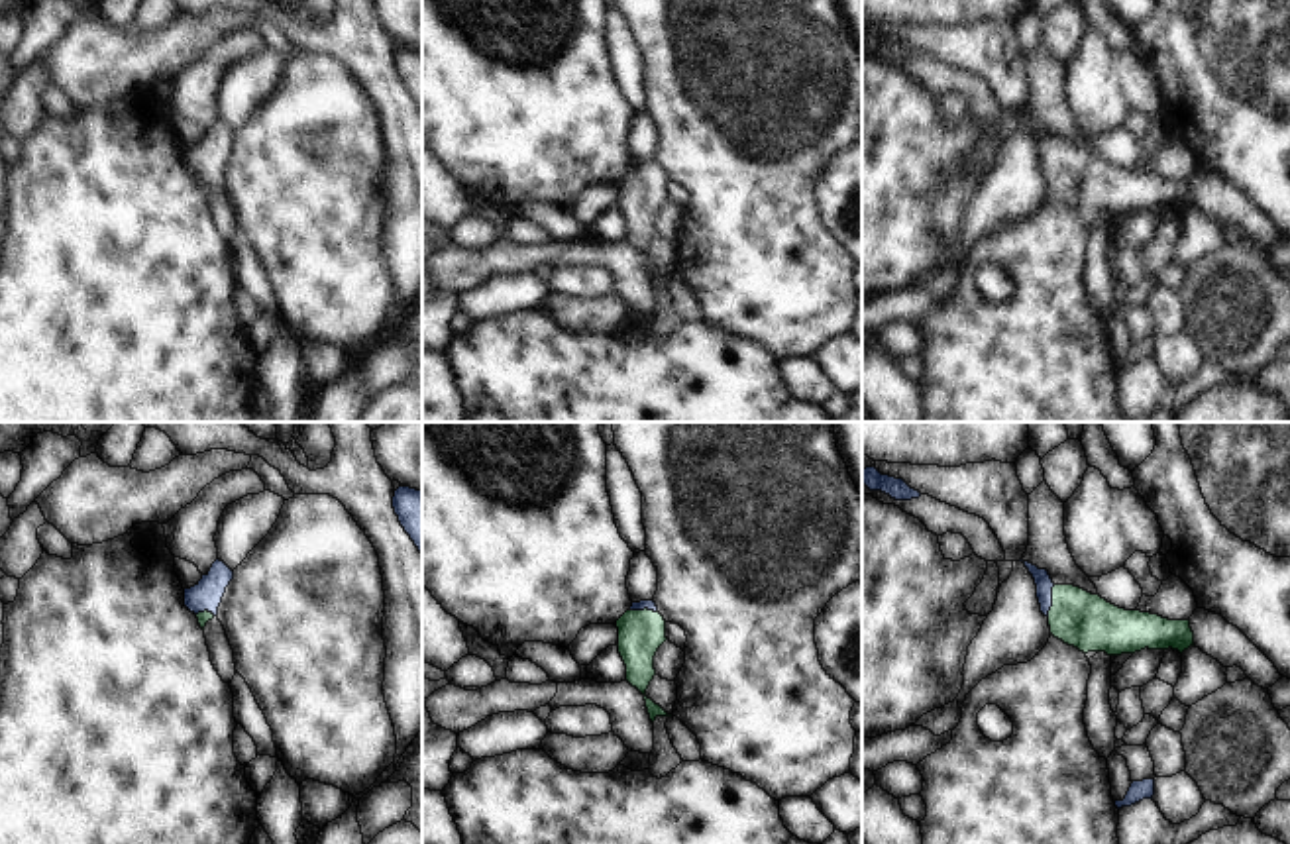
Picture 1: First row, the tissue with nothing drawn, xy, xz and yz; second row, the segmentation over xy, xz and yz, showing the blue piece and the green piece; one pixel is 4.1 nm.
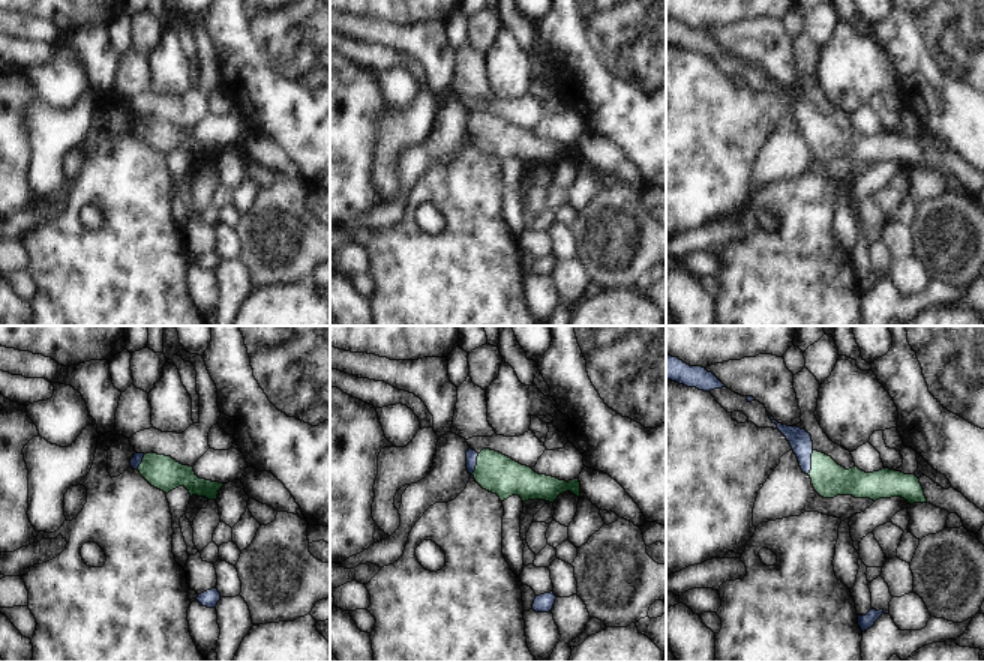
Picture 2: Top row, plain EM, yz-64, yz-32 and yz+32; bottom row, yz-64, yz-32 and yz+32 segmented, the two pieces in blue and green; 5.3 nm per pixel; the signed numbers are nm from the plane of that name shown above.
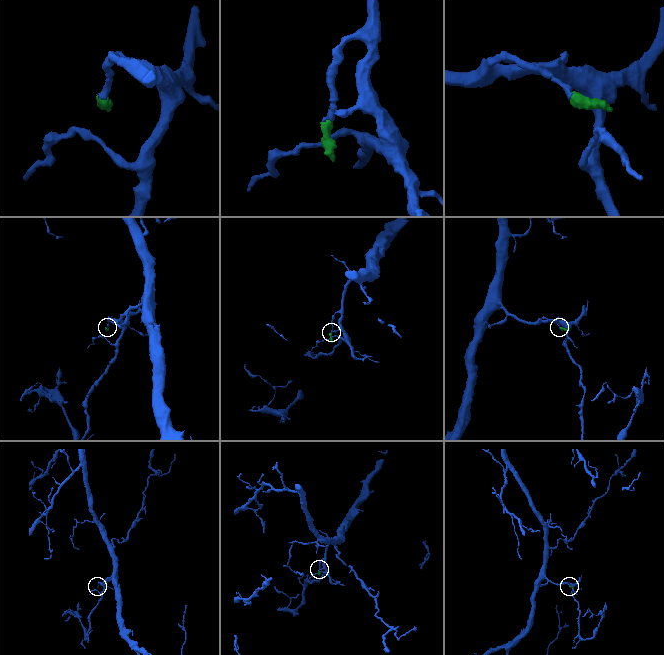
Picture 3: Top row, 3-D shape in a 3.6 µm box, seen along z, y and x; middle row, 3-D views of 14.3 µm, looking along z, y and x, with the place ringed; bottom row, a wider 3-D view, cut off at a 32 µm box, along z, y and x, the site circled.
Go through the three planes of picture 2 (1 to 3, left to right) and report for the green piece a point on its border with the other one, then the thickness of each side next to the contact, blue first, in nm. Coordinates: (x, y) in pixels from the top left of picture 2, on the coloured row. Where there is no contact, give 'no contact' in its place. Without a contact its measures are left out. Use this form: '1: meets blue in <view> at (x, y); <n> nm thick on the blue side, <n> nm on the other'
1: meets blue in yz-64 at (141, 461); 60 nm thick on the blue side, 180 nm on the other
2: meets blue in yz-32 at (476, 464); 60 nm thick on the blue side, 220 nm on the other
3: meets blue in yz+32 at (810, 463); 120 nm thick on the blue side, 190 nm on the other

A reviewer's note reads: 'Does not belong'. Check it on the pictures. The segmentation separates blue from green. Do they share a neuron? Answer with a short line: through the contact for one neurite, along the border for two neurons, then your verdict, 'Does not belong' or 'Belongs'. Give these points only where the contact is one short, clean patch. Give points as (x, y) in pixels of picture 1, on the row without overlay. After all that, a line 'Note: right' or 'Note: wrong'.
Line: yz (1043, 142), (1051, 161), (1063, 163), (1076, 177). Belongs.
Note: wrong

